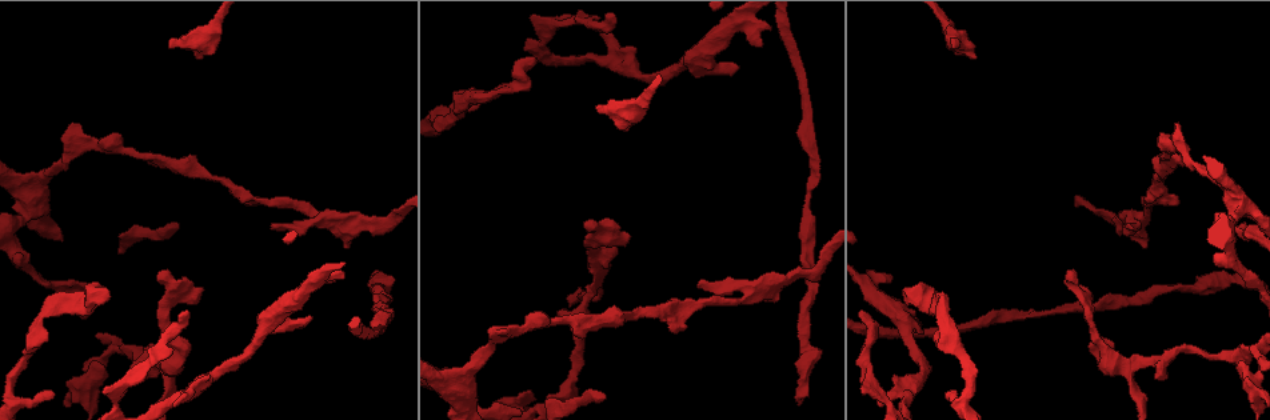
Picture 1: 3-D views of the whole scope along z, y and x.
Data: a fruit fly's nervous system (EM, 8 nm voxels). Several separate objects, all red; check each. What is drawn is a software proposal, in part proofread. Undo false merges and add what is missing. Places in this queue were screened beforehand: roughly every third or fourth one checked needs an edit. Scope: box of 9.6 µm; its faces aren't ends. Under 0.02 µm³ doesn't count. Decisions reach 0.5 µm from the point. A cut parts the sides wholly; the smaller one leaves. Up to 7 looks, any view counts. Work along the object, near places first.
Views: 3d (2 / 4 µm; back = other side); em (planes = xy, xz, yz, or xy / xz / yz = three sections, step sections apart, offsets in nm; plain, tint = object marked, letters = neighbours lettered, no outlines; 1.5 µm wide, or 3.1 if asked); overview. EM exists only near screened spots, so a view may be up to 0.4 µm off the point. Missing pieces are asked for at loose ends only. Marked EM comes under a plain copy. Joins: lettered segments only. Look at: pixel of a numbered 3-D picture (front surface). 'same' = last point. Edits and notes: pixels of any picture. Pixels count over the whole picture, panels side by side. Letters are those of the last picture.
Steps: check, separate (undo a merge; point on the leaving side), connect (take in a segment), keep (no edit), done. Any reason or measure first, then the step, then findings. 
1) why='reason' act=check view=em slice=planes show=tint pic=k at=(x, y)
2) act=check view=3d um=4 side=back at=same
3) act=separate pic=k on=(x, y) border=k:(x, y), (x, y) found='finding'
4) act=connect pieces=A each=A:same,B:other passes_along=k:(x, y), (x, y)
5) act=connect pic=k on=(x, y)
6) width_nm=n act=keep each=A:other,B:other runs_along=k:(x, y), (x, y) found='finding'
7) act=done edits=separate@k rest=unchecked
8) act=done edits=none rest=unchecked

why='branch stops here' act=check view=3d um=2 pic=1 at=(345, 246)

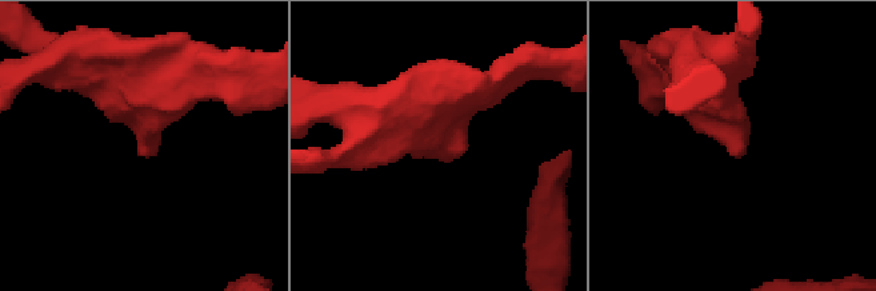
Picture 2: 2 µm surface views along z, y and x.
arm_widths_nm=280,280 act=check view=em slice=planes show=letters pic=2 at=(440, 142)

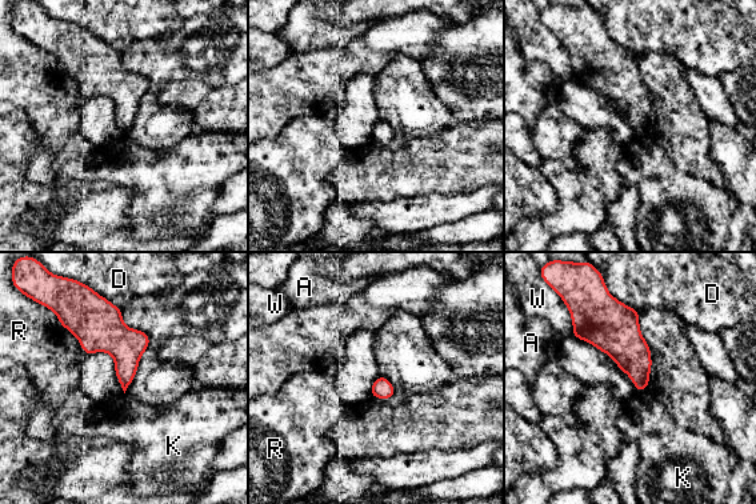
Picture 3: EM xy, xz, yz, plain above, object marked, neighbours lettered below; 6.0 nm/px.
act=keep each=A:other,D:other,K:other,R:other,W:other found='no lettered segment goes on from it'

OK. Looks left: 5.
why='thin neck' act=check view=3d um=4 pic=1 at=(1039, 317)

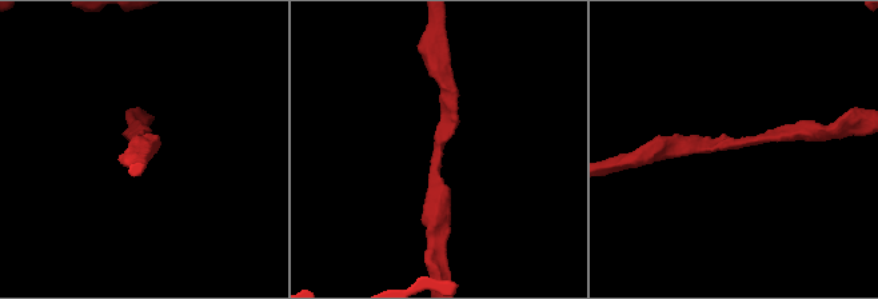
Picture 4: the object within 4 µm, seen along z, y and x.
act=check view=em slice=yz step=8 show=letters pic=4 at=(738, 144)

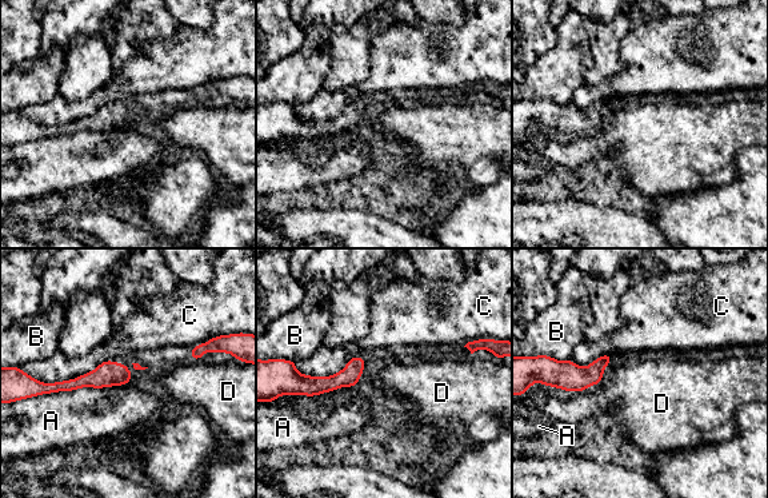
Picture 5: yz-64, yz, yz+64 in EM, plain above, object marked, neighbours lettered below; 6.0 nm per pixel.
act=check view=em slice=planes show=letters at=same

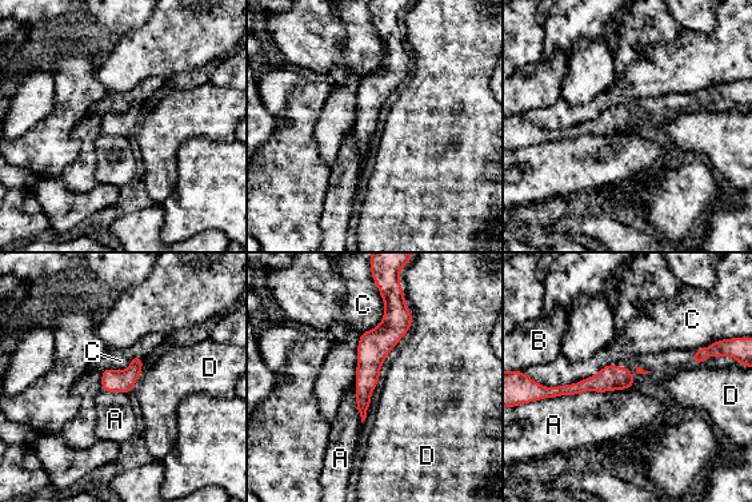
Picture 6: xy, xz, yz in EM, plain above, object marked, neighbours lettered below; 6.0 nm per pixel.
arm_widths_nm=200,200 act=keep each=A:other,B:other,C:other,D:other found='continuous, no second neuron'

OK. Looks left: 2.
why='free end' act=check view=em slice=xy step=8 show=tint pic=1 at=(597, 106)

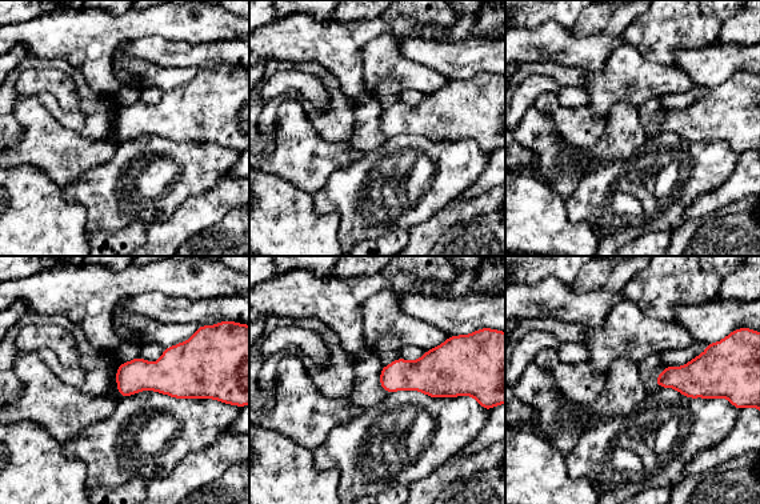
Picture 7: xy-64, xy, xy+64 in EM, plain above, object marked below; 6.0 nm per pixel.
act=check view=em slice=planes show=letters at=same

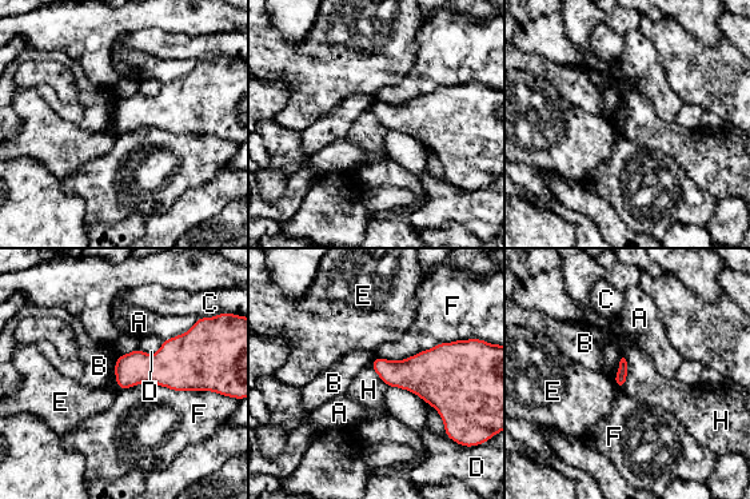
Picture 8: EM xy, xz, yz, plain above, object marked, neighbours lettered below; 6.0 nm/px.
longest_contact=A:240nm act=keep each=A:other,B:other,C:other,D:other,E:other,F:other,H:other border=8:(622, 356), (617, 375), (613, 379) found='none of them fits'

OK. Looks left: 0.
act=done edits=none rest=unchecked

